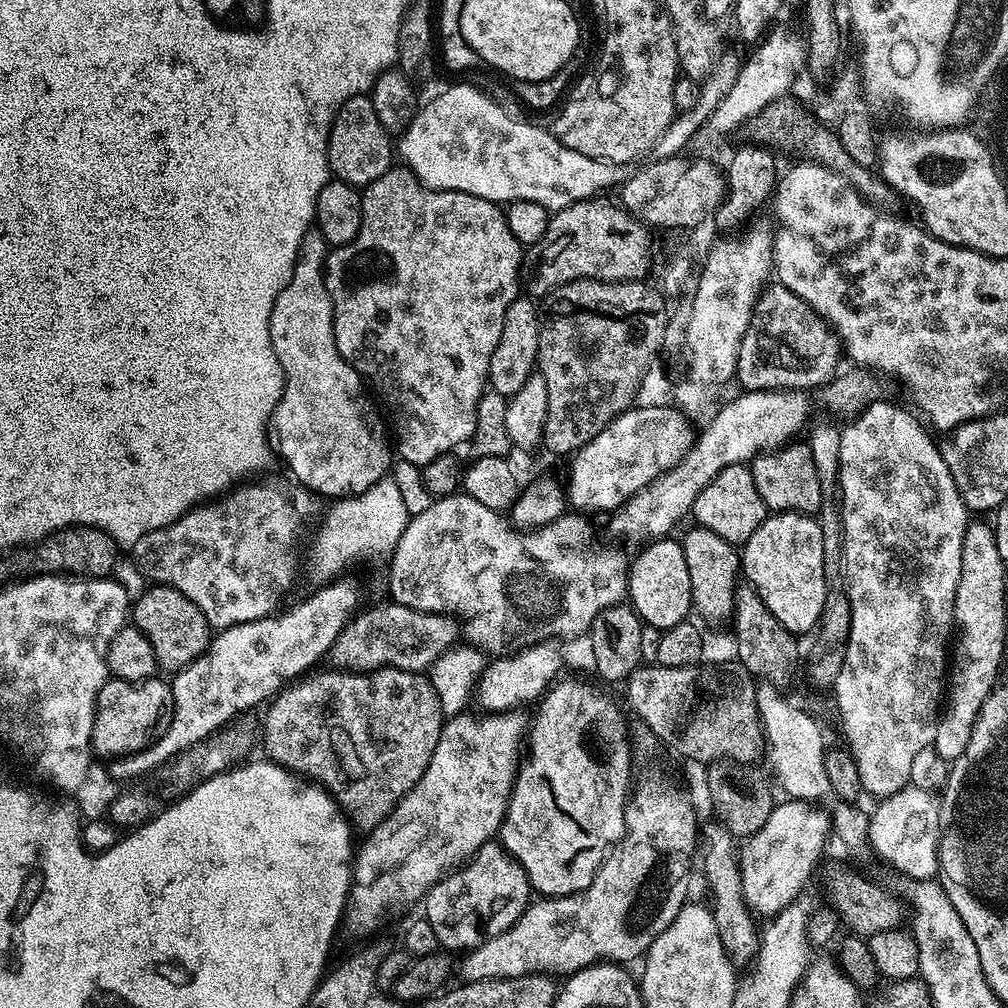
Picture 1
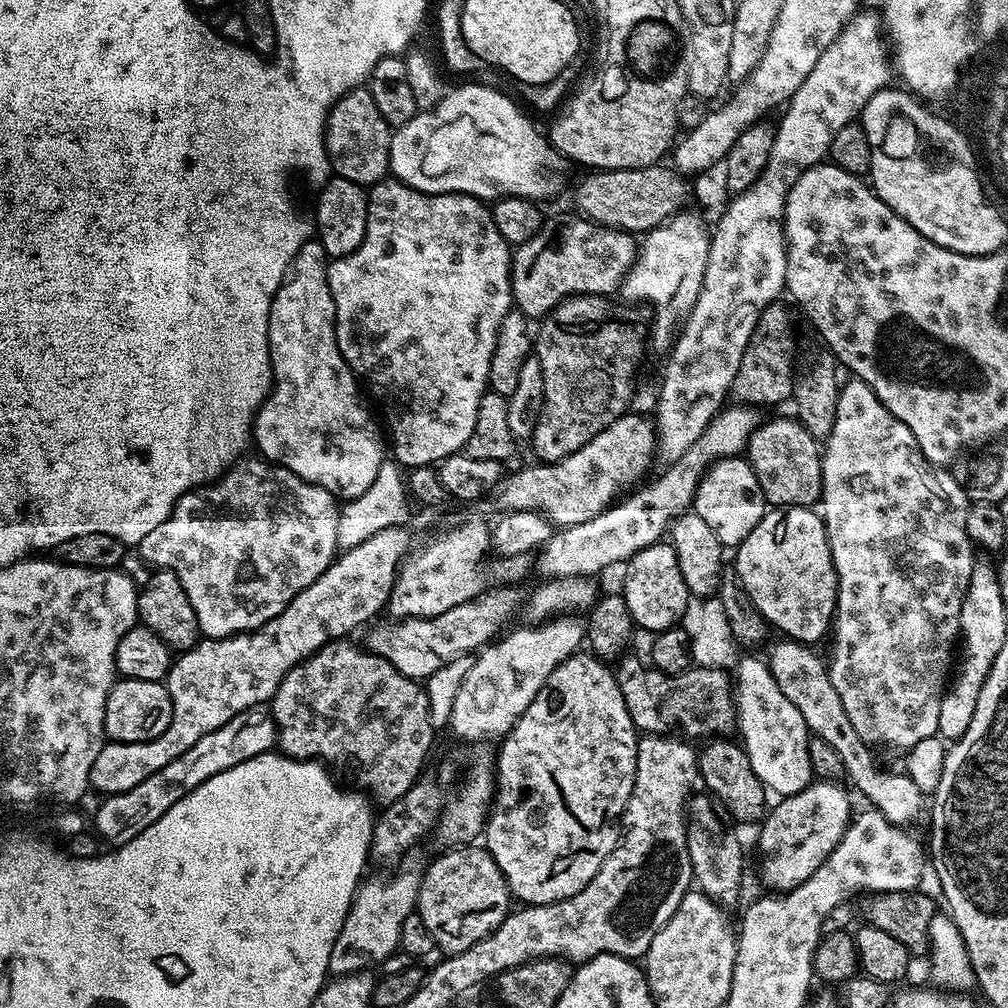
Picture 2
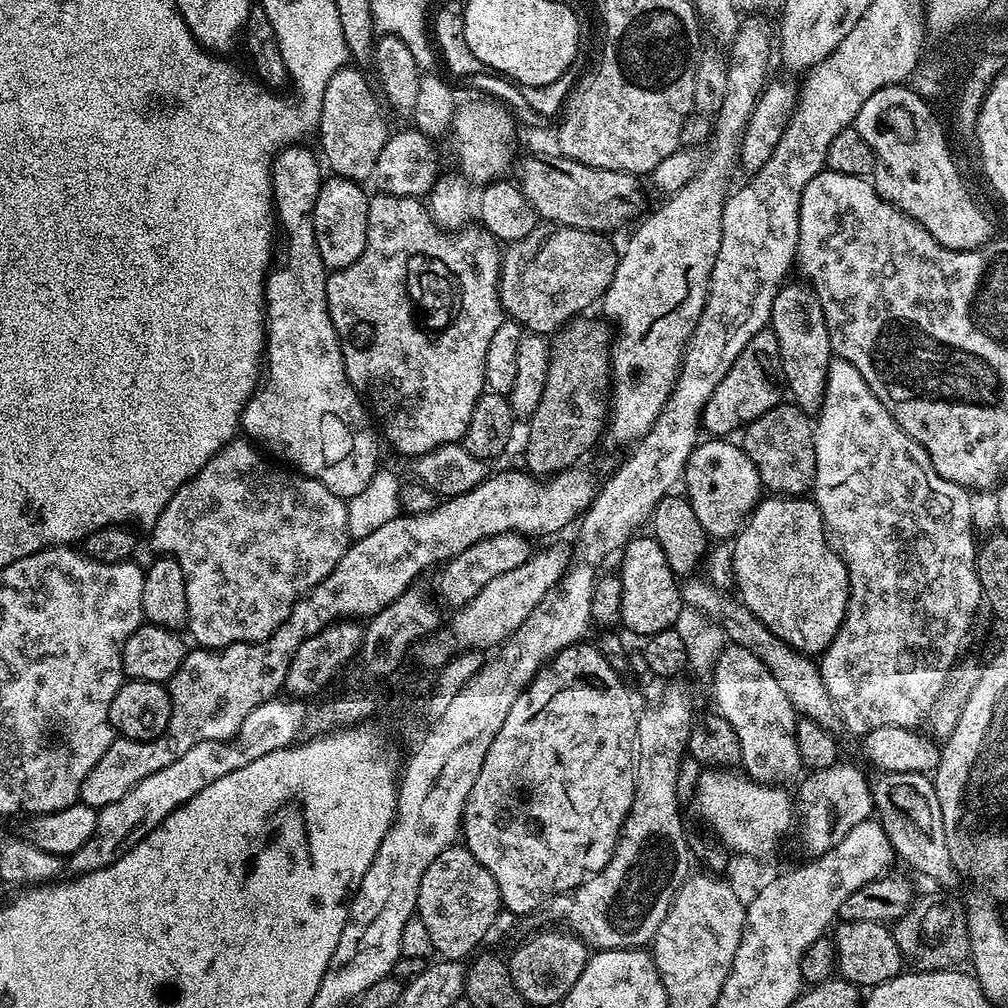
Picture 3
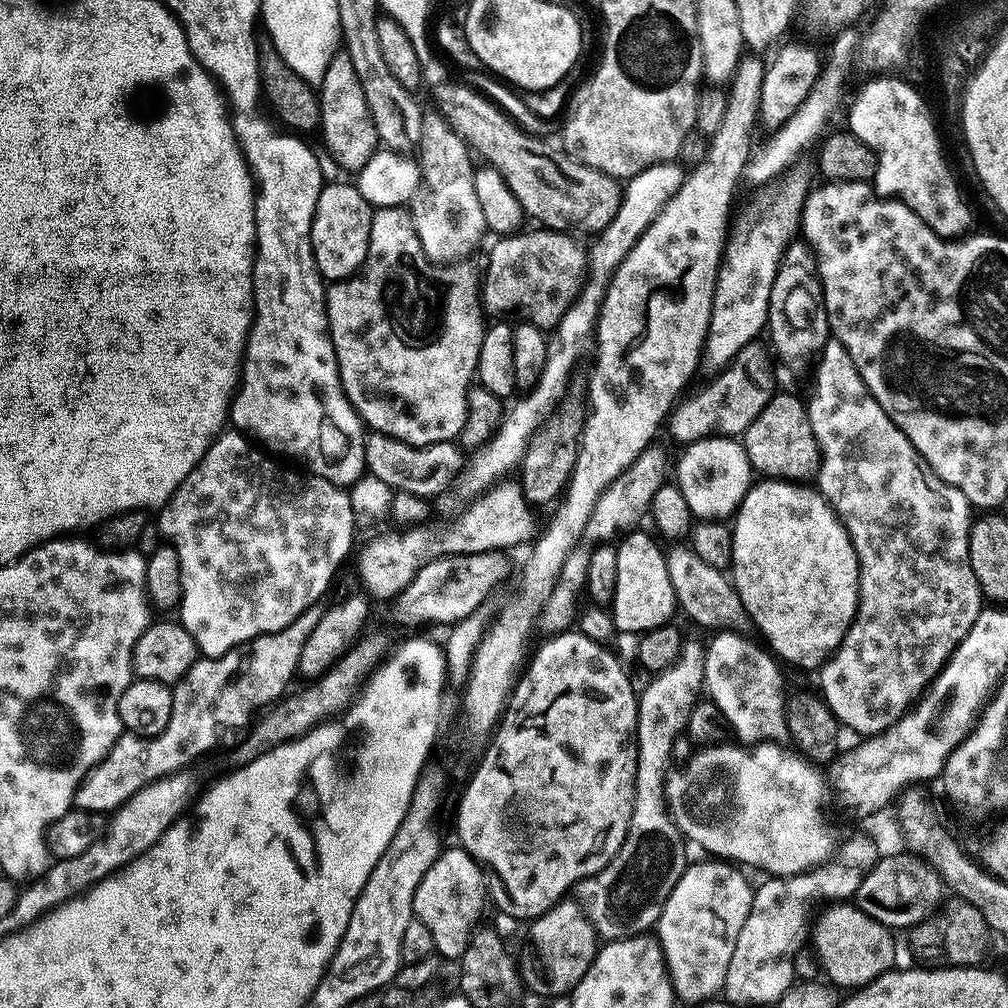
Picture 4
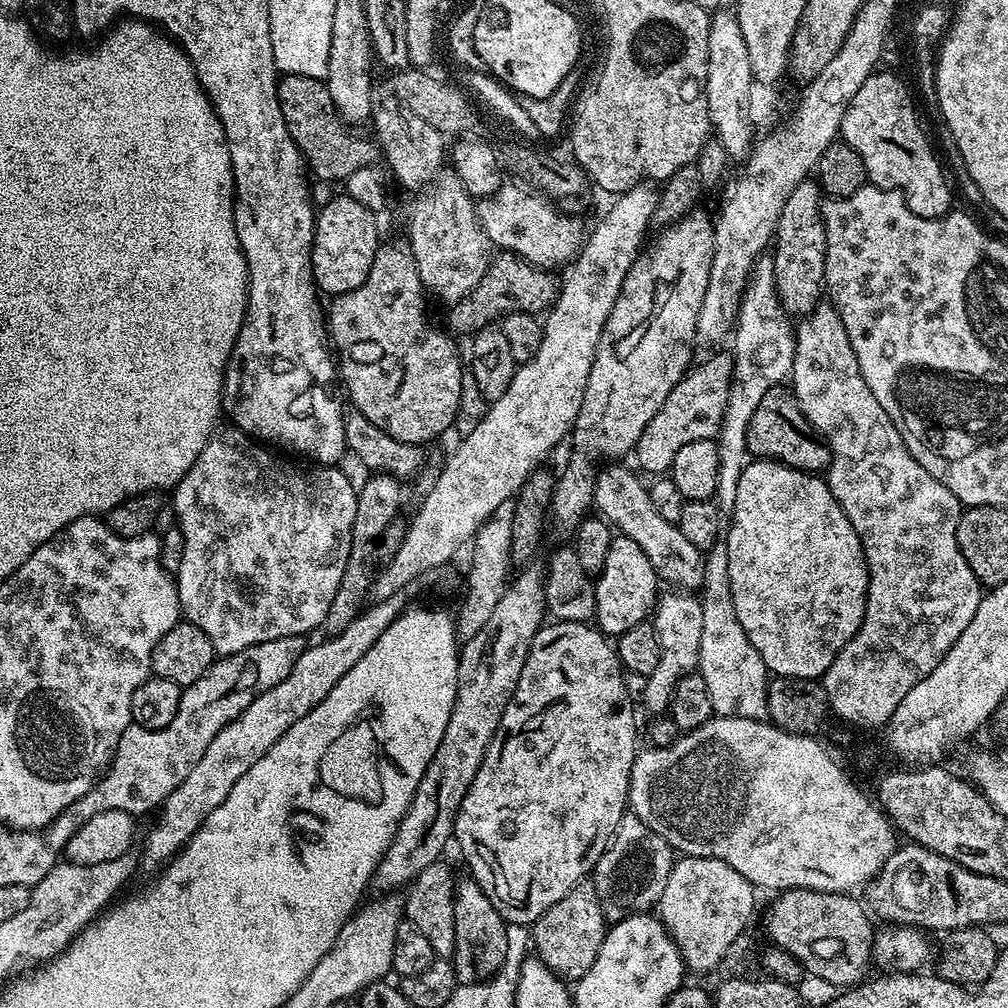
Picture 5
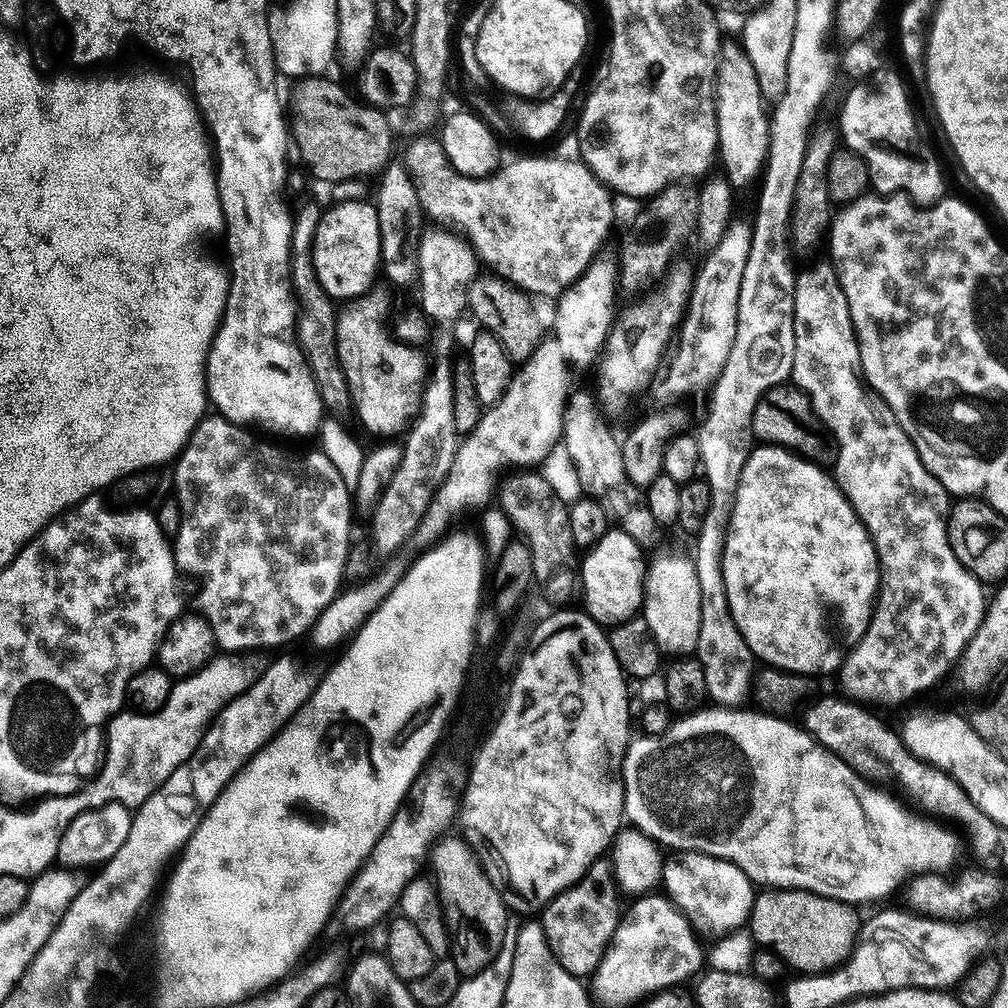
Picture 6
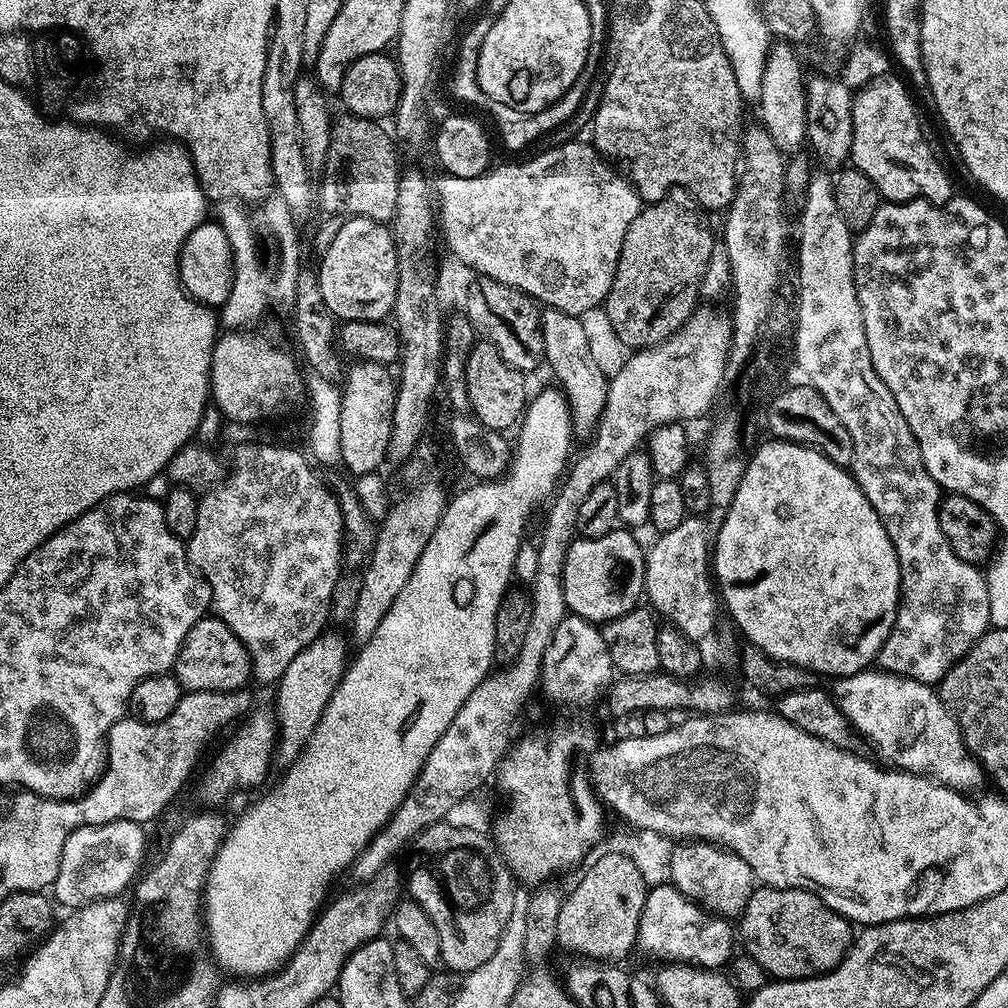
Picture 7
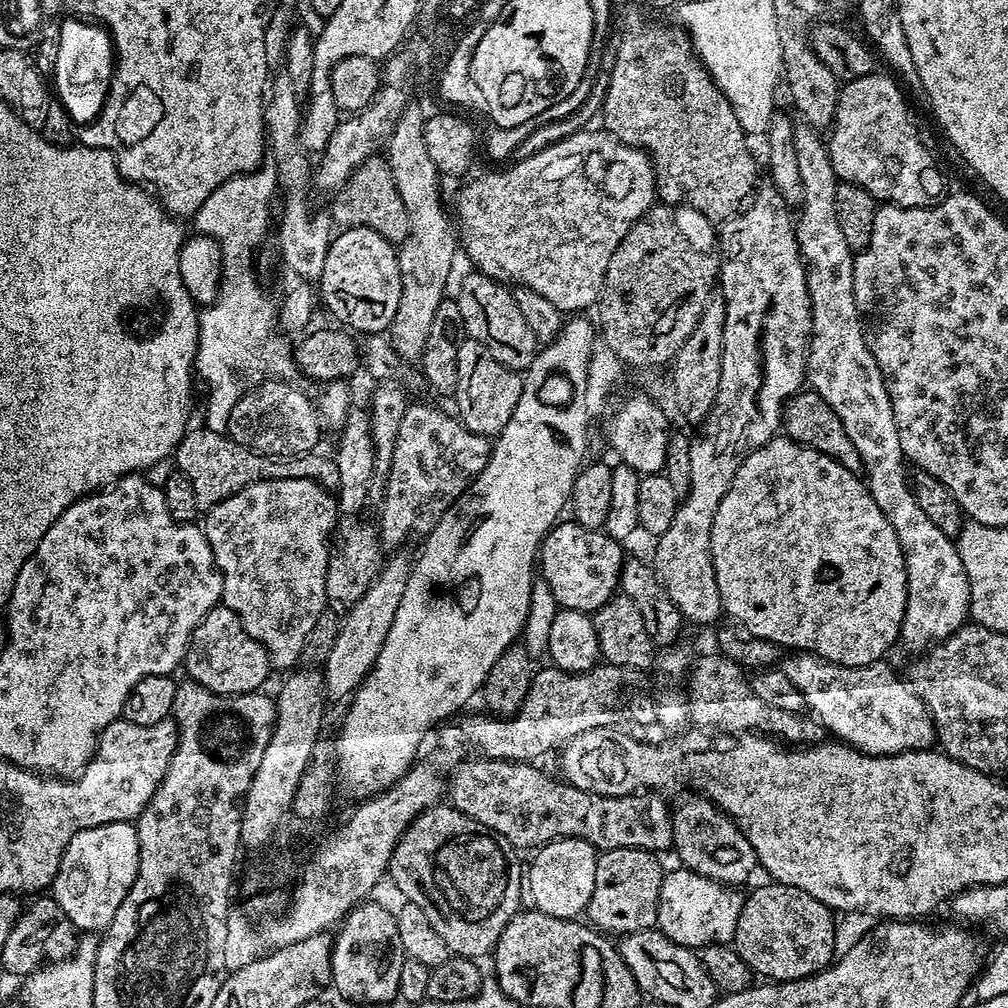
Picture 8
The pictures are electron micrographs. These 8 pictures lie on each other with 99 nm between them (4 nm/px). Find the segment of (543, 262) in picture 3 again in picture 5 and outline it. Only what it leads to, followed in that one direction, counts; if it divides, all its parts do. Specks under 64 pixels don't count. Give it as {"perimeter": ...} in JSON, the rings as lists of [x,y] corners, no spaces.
{"perimeter":[[[513,252],[497,253],[482,280],[463,302],[453,305],[453,314],[448,318],[447,327],[455,334],[473,335],[491,327],[512,312],[544,314],[555,304],[558,295],[558,280],[551,271],[537,268]]]}

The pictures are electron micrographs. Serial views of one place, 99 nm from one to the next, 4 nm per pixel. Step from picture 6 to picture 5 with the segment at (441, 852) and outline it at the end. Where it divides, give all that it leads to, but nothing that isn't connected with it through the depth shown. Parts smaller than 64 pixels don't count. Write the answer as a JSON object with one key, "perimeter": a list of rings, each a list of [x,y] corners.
{"perimeter":[[[461,879],[454,898],[454,954],[450,958],[457,981],[460,984],[479,984],[494,976],[506,958],[509,939],[509,925],[498,914],[488,893],[480,889],[475,880]]]}

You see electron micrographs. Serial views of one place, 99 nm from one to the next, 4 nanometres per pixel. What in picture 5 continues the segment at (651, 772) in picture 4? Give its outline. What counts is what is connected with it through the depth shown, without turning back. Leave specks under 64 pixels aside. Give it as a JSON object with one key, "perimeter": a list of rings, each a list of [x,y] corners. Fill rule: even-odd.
{"perimeter":[[[668,590],[668,593],[661,595],[656,601],[656,611],[650,622],[656,627],[658,640],[660,642],[660,661],[654,669],[654,674],[650,674],[643,681],[644,684],[644,704],[653,714],[664,714],[669,711],[672,703],[672,695],[678,686],[678,682],[683,676],[688,676],[698,669],[698,649],[702,643],[702,606],[700,596],[688,590]],[[625,815],[594,869],[594,887],[604,907],[605,921],[625,920],[655,909],[662,898],[662,890],[666,890],[673,863],[674,850],[666,838],[654,834],[654,830],[645,826],[637,816]]]}

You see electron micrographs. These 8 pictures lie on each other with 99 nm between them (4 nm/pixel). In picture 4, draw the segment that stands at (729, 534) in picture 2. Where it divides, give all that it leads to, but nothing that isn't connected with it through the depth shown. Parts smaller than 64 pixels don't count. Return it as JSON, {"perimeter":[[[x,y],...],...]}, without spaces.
{"perimeter":[[[707,436],[687,445],[681,452],[684,453],[676,464],[674,483],[682,490],[682,498],[686,498],[686,506],[690,506],[693,517],[697,521],[727,521],[754,483],[752,463],[743,443],[730,436]]]}

